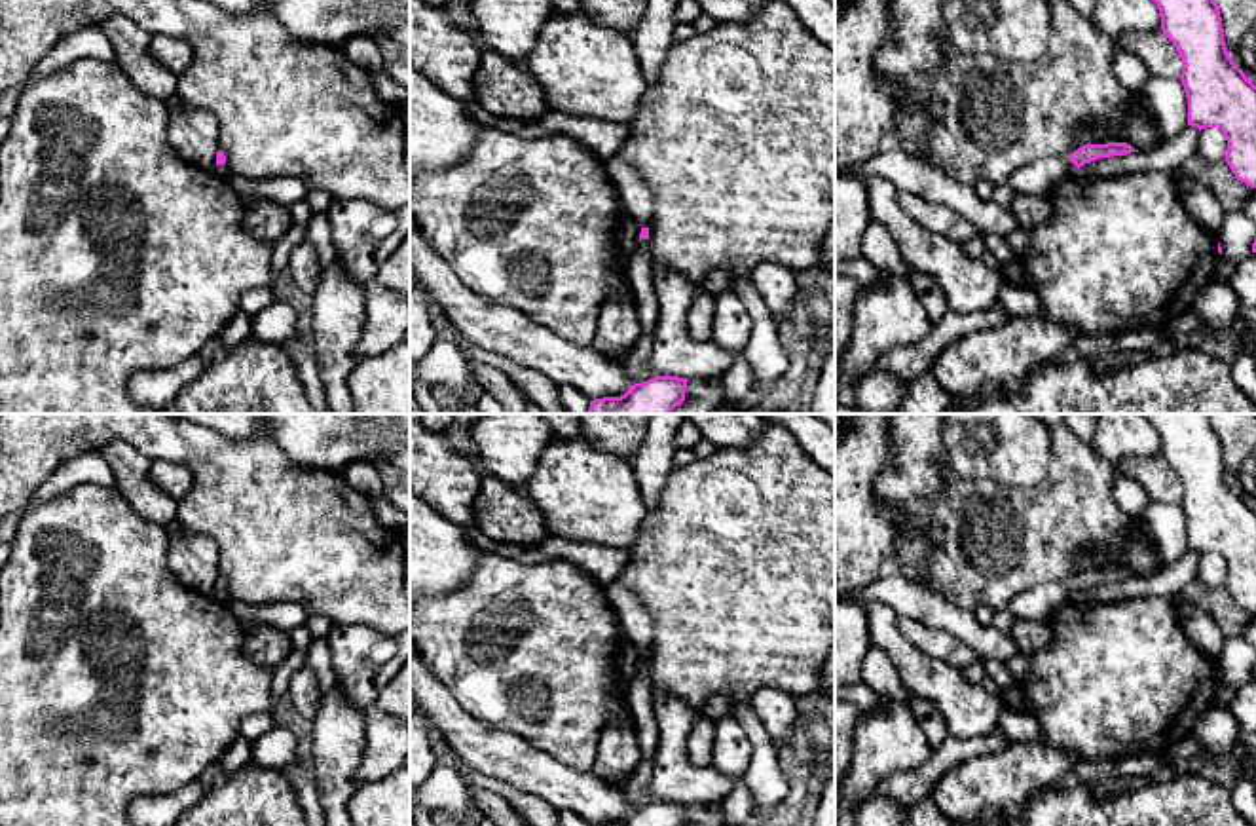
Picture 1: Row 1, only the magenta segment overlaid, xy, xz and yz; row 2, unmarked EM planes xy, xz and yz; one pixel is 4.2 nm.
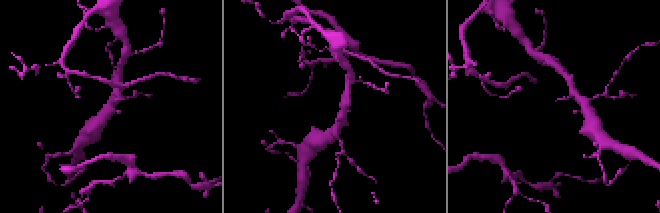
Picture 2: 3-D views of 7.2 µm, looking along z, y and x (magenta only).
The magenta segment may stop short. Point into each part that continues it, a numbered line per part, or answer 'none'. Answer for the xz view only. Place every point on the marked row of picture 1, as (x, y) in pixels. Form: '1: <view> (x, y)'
1: xz (636, 196)

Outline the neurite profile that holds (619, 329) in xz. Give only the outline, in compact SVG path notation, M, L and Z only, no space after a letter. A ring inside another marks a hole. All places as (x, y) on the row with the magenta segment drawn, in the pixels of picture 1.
M611 292L601 308L592 349L615 359L628 355L641 336L637 308L630 294Z

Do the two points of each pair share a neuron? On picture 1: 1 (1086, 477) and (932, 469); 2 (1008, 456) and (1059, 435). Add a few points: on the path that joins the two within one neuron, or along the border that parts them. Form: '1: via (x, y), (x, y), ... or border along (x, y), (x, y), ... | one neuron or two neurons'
1: border along (949, 471), (936, 494), (915, 502) | two neurons
2: border along (1052, 433), (1050, 468), (1040, 483) | two neurons

